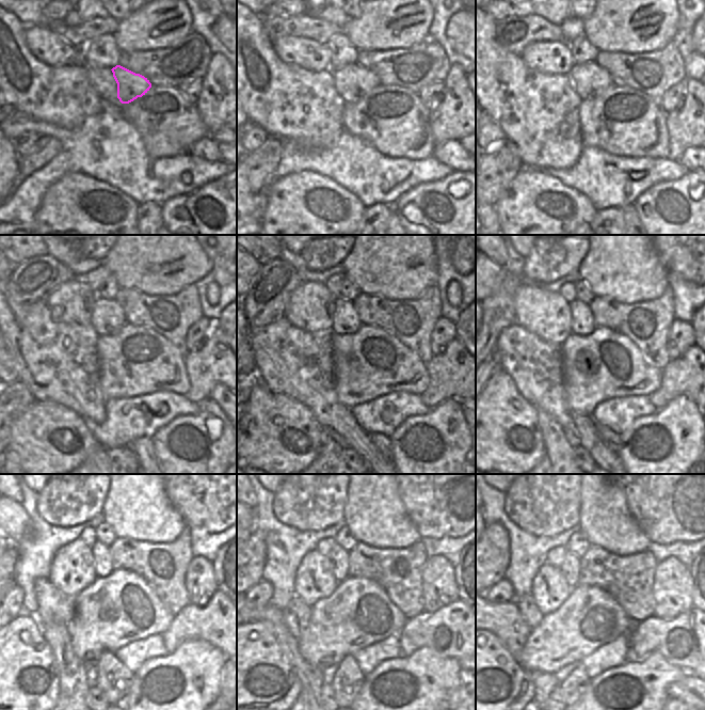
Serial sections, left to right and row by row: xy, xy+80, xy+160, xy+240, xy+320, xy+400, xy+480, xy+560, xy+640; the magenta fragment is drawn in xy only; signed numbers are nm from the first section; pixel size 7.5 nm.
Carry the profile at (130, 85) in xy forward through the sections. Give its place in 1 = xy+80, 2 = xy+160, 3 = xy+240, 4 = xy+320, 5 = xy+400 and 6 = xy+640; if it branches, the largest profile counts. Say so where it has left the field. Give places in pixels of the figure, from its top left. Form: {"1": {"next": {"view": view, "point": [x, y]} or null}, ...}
{"1": {"next": {"view": "xy+80", "point": [352, 81]}}, "2": {"next": {"view": "xy+160", "point": [589, 79]}}, "3": {"next": {"view": "xy+240", "point": [108, 318]}}, "4": {"next": {"view": "xy+320", "point": [346, 320]}}, "5": {"next": {"view": "xy+400", "point": [582, 324]}}, "6": {"next": {"view": "xy+640", "point": [571, 568]}}}

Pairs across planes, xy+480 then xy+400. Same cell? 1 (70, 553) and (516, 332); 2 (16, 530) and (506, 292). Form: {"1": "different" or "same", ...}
{"1": "different", "2": "different"}

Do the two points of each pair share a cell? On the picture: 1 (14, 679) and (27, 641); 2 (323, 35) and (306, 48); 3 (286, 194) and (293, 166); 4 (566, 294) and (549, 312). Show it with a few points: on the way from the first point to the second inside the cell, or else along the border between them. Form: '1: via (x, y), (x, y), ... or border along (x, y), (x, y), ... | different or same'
1: via (14, 669), (19, 650) | same
2: border along (291, 35), (311, 38), (325, 44) | different
3: border along (317, 173), (295, 172), (275, 178) | different
4: border along (558, 292), (569, 302) | different

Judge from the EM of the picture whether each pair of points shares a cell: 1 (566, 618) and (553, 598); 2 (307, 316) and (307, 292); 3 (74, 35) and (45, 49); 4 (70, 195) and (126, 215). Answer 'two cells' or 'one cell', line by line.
1: two cells
2: one cell
3: two cells
4: one cell

